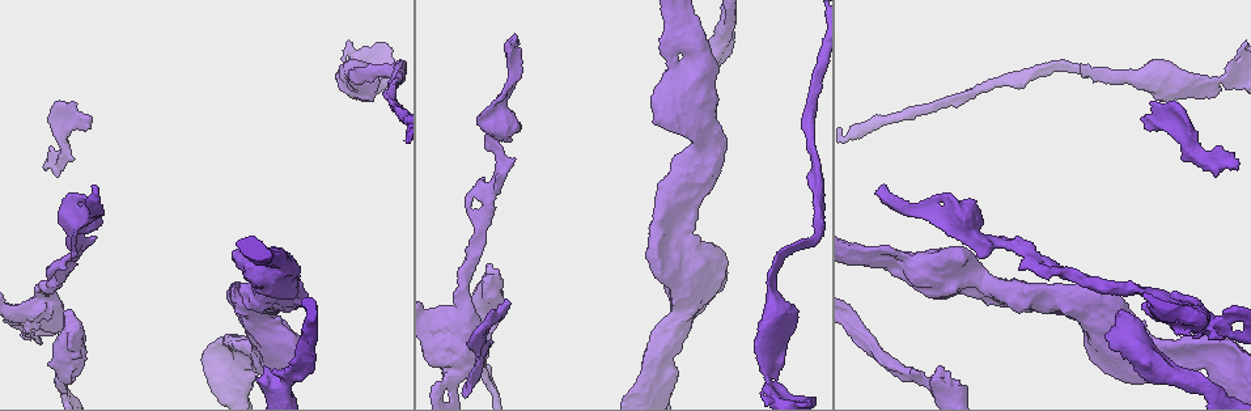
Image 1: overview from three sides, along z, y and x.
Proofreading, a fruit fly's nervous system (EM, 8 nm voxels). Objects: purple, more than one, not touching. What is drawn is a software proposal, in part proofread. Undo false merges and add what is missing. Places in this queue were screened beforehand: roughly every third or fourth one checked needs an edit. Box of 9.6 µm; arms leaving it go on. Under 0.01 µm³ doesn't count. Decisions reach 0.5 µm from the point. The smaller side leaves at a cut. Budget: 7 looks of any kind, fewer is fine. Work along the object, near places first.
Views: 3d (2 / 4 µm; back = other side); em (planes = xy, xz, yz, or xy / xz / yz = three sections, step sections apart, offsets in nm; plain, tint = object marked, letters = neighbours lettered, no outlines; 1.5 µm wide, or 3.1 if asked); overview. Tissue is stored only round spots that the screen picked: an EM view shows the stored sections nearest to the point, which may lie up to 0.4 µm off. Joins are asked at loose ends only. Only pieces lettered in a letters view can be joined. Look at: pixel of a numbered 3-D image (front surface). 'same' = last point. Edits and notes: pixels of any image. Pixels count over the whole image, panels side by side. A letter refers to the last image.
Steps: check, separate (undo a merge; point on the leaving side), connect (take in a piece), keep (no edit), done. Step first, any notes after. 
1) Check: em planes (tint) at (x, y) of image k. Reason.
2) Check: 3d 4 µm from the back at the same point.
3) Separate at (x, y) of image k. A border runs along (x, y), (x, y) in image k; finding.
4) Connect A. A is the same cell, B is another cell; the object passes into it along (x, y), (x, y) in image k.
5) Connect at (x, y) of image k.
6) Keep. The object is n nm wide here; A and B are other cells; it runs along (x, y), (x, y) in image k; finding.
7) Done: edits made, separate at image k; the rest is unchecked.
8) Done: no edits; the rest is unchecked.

Check: 3d 4 µm at (511, 41) of image 1. An open end.

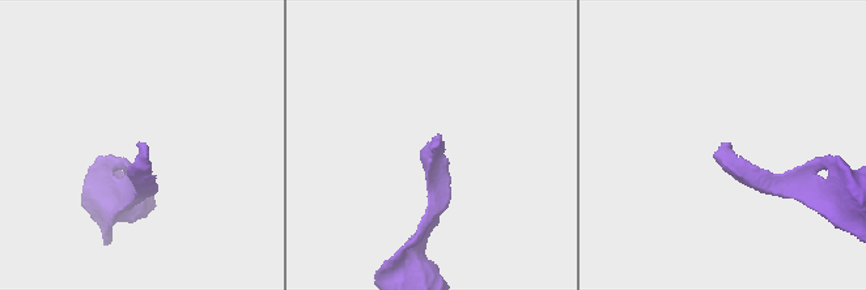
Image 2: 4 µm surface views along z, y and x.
Check: em xz step 4 (tint) at (141, 143) of image 2. Shape alone is not enough.

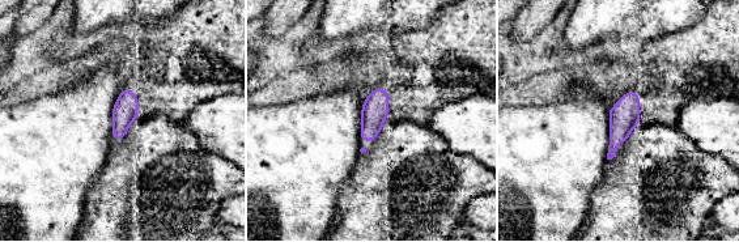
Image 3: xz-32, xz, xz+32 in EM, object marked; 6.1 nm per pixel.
Check: em planes (letters) at the same point. Cut it another way.

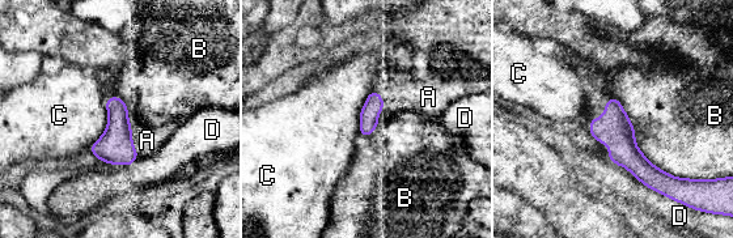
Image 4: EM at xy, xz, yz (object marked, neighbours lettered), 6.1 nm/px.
Connect A. The longest contact is with B, 380 nm; A is the same cell, B, C and D are other cells; it goes on there.

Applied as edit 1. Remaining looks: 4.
Check: overview.

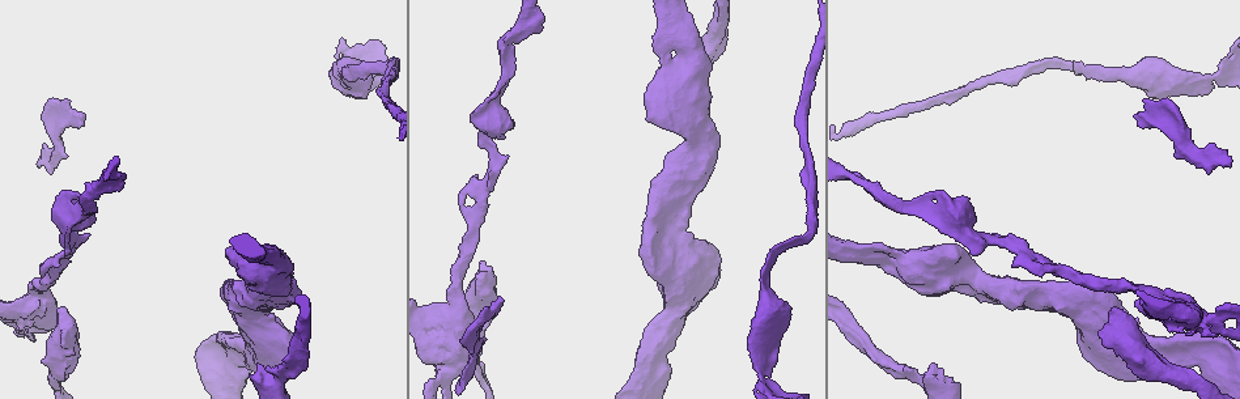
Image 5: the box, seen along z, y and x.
Check: em planes (letters) at (482, 264) of image 5.

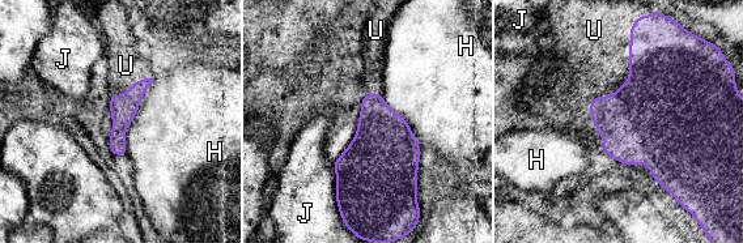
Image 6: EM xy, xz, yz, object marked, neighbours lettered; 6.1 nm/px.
Connect U. U is the same cell, H and J are other cells; the object passes into it along (637, 123), (606, 97), (567, 89) in image 6; the neuron continues.

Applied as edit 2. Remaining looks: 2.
Done: edits made, connect at image 4, connect at image 6; the rest is unchecked.

